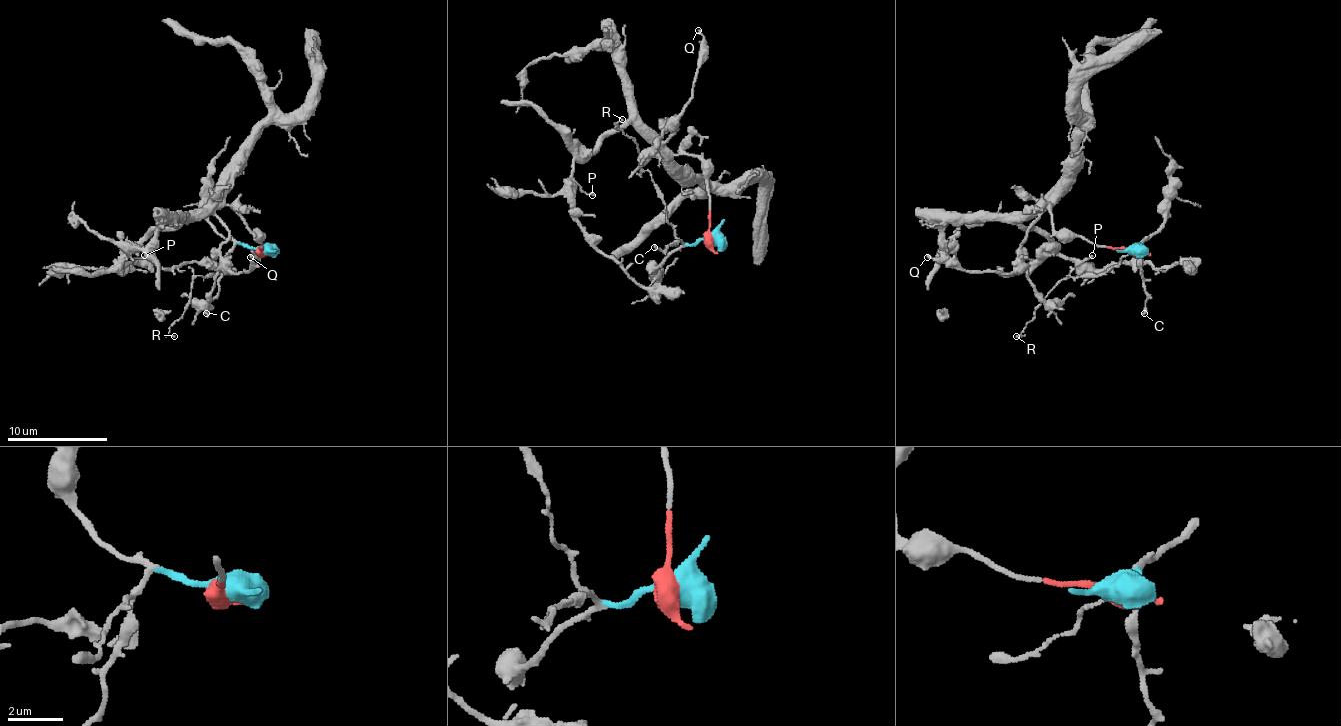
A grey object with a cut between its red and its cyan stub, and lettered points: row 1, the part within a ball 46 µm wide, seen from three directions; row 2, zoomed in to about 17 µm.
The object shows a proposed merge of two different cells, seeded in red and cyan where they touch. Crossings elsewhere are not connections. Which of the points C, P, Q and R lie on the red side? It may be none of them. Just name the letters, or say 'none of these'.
P, Q

